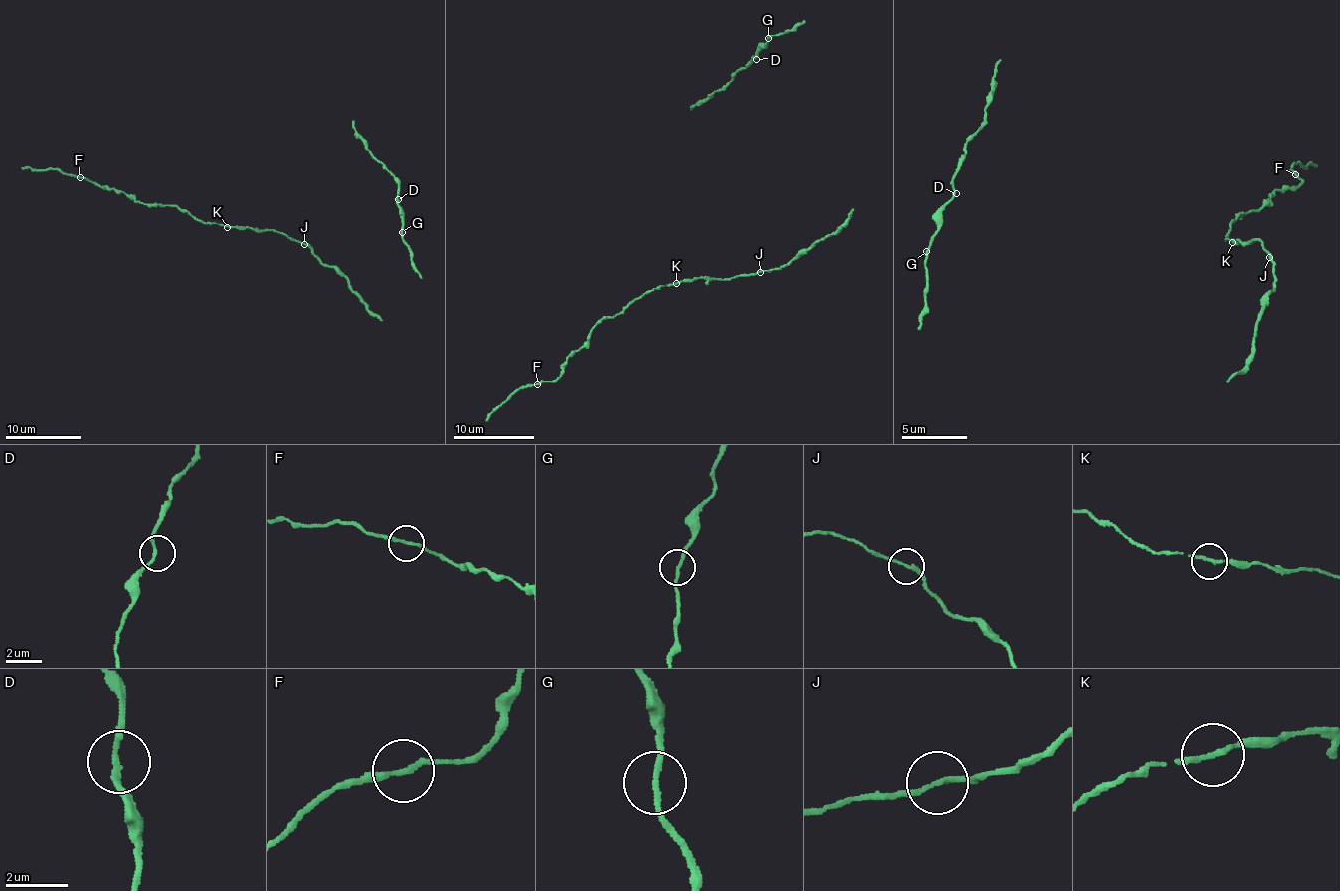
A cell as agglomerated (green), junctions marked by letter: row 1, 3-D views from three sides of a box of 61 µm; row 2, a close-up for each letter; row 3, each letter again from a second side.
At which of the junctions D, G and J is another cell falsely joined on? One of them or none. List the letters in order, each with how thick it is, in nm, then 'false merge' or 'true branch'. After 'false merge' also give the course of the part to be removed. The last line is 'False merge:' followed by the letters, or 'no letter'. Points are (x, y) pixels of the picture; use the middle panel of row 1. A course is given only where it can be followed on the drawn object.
D: calibre 170 nm; true branch
G: calibre 170 nm; true branch
J: calibre 170 nm; false merge; course (760, 271), (646, 291), (604, 317), (562, 374), (519, 387), (486, 421)
False merge: J

